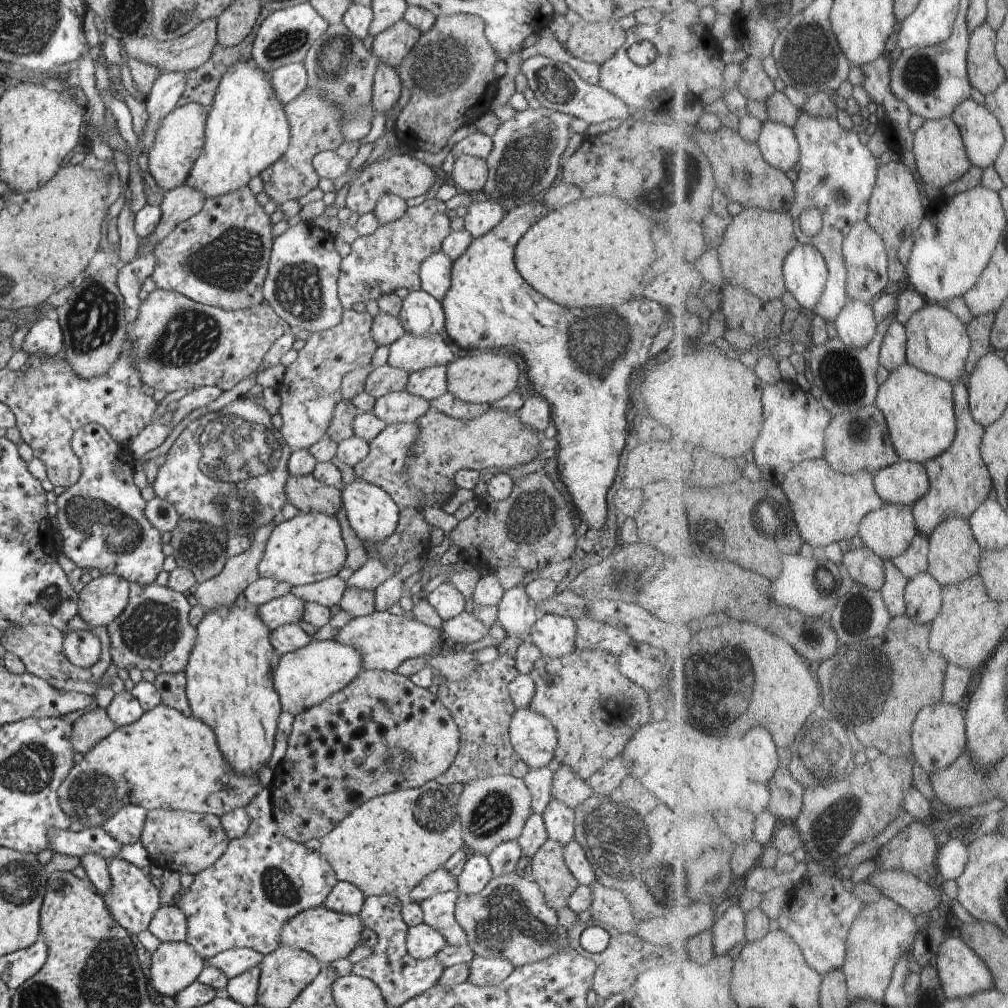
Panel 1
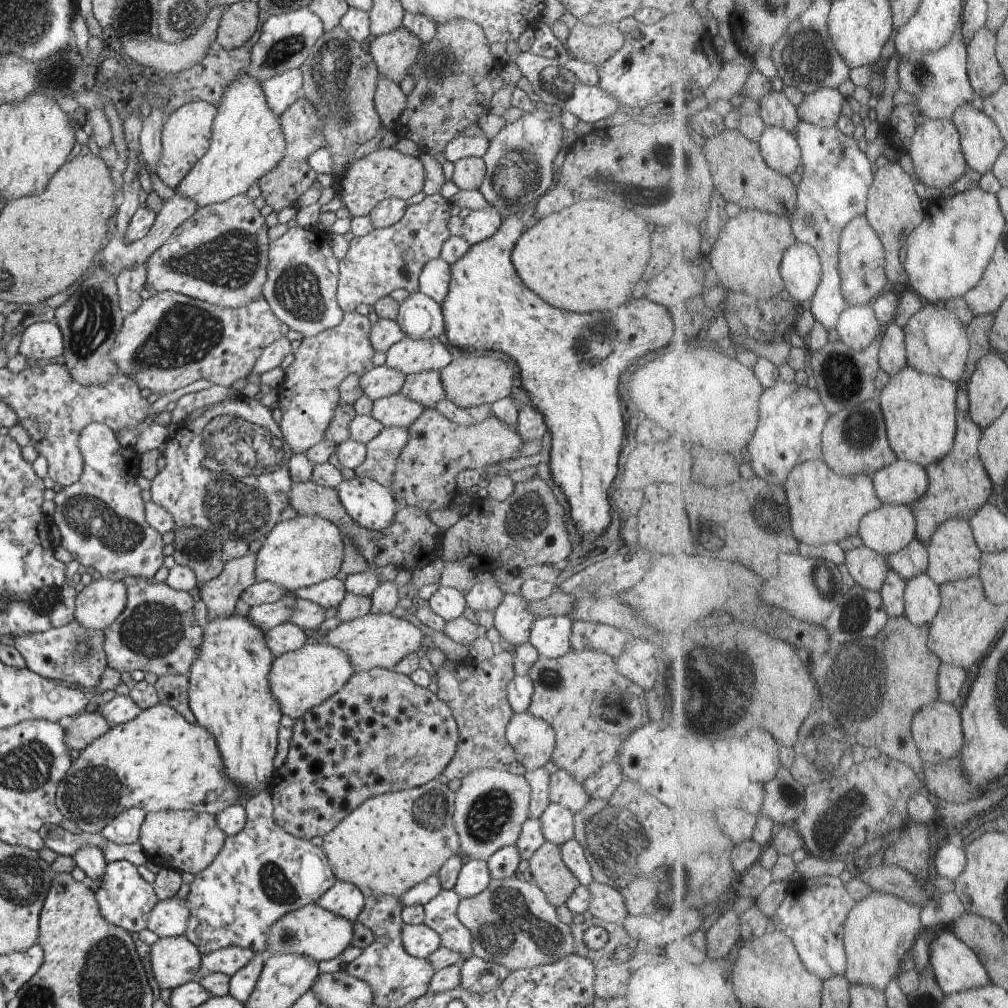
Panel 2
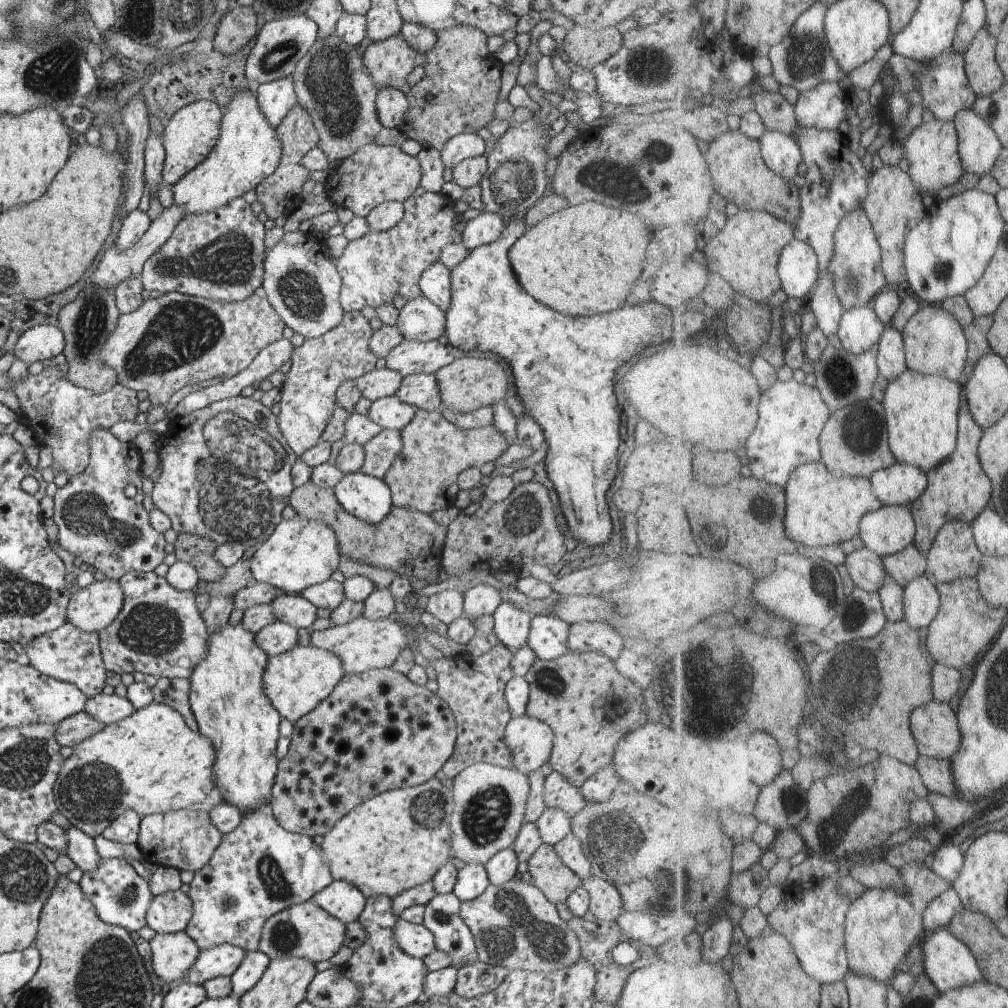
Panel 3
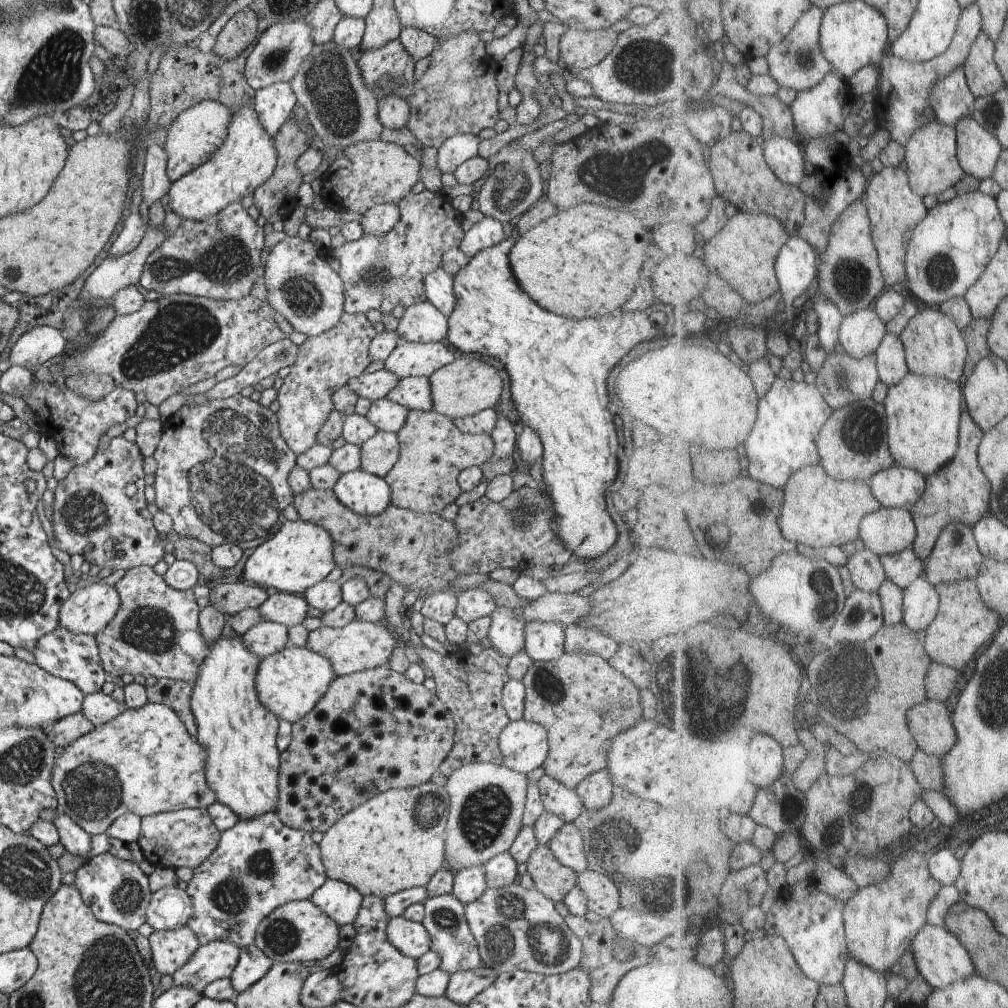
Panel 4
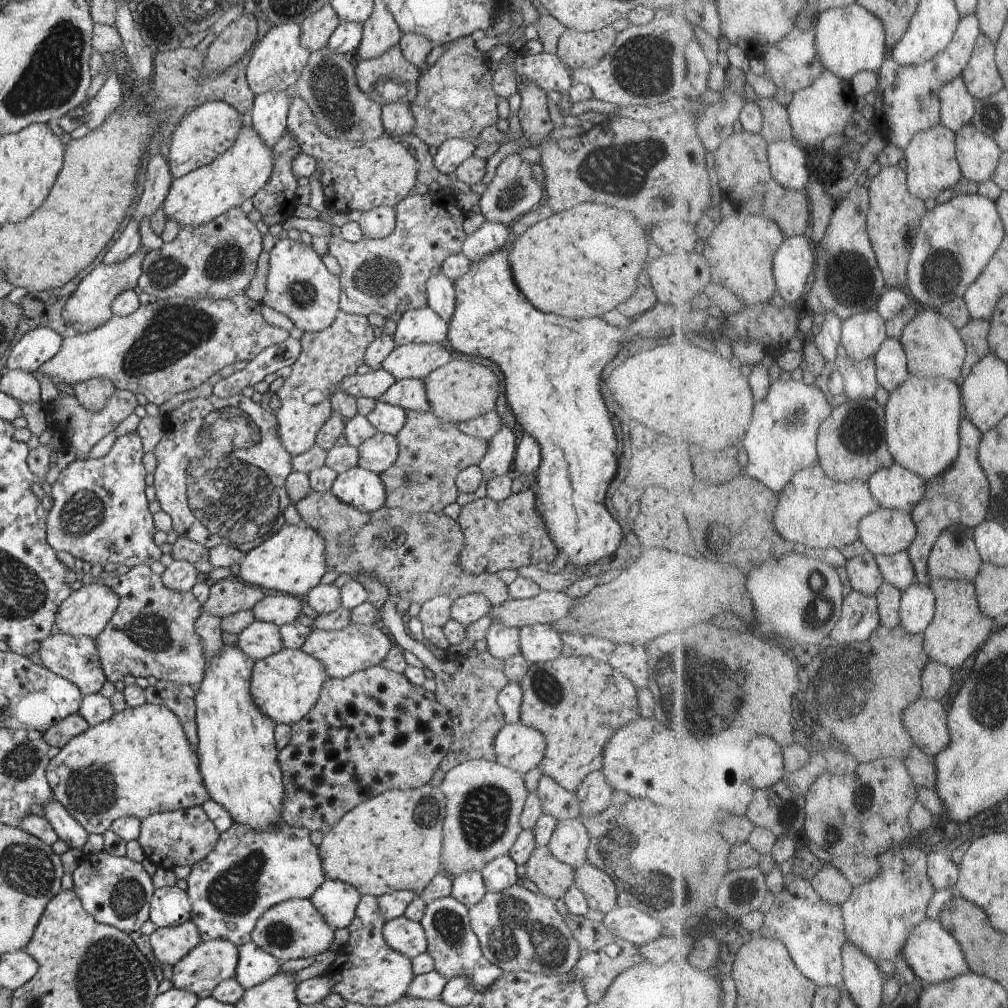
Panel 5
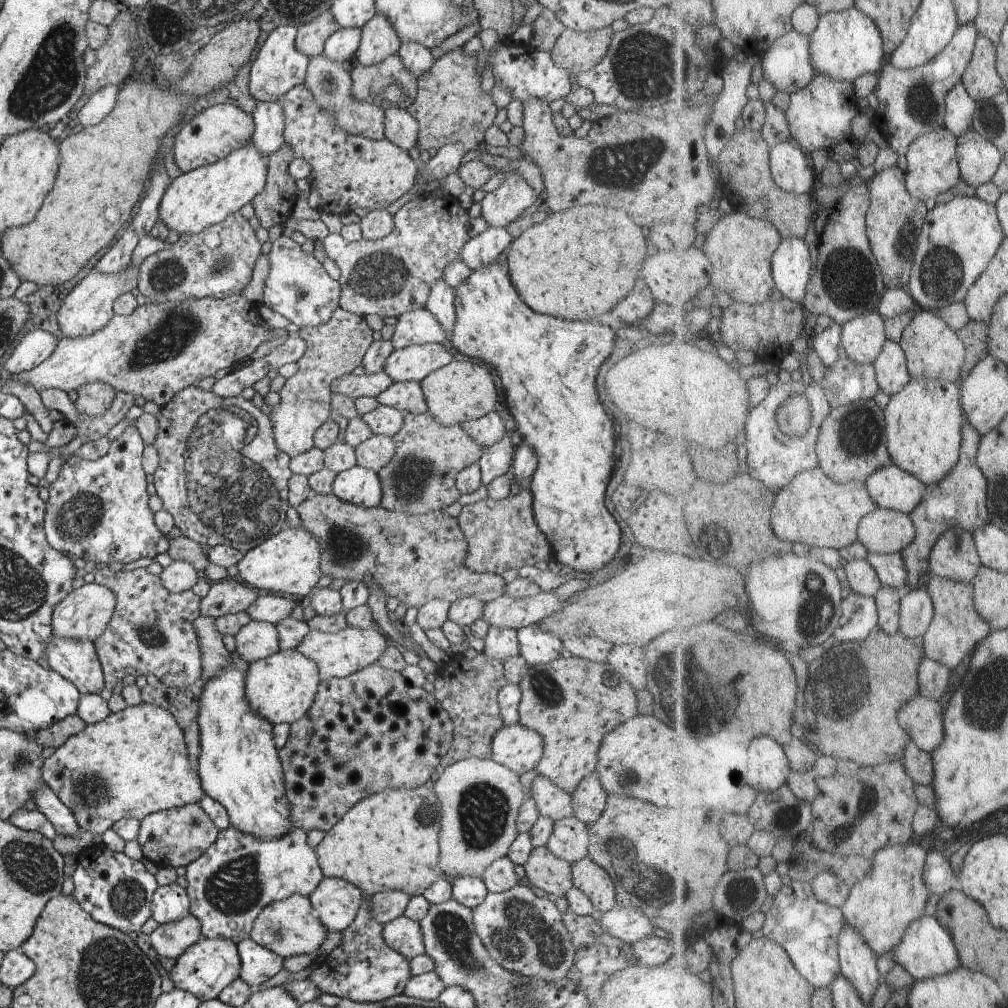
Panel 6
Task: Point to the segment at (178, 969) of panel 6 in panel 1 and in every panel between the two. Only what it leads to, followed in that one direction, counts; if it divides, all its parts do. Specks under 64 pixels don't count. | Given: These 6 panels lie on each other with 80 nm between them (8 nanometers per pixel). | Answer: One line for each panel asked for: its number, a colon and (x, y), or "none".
1: (232, 962)
2: (228, 960)
3: (220, 961)
4: (217, 959)
5: (203, 969)

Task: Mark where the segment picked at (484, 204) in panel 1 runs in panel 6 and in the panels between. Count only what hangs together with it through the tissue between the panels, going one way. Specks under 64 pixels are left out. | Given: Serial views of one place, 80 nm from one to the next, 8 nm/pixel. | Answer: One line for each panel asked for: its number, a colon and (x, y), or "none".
2: (481, 224)
3: (487, 227)
4: (489, 232)
5: (491, 236)
6: (488, 247)

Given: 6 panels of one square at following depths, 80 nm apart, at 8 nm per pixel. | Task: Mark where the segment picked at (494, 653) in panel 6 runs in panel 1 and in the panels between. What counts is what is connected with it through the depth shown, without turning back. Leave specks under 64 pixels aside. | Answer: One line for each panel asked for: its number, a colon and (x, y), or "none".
1: (516, 610)
2: (513, 620)
3: (511, 627)
4: (506, 632)
5: (502, 641)

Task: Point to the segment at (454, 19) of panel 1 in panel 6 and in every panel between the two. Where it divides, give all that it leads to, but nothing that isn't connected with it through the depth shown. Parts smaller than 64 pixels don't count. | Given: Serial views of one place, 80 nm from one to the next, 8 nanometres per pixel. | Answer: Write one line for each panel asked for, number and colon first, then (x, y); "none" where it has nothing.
2: (456, 75)
3: (457, 94)
4: (457, 94)
5: (455, 99)
6: (450, 107)

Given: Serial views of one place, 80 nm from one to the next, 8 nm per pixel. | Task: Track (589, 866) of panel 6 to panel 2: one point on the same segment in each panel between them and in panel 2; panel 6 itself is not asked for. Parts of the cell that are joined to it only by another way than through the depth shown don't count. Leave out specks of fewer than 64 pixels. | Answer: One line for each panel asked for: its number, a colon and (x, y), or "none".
2: (606, 903)
3: (605, 902)
4: (602, 895)
5: (600, 891)

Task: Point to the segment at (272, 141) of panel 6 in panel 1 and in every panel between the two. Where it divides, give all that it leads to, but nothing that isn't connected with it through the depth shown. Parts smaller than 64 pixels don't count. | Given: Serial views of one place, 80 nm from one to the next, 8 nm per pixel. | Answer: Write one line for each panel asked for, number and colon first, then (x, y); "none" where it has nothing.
1: (288, 81)
2: (282, 90)
3: (276, 98)
4: (274, 105)
5: (269, 112)

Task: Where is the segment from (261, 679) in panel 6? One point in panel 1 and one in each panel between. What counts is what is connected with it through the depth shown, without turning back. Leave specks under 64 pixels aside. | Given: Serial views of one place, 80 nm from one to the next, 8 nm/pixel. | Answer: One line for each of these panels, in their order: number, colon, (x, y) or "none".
1: (309, 675)
2: (300, 679)
3: (296, 681)
4: (289, 683)
5: (285, 686)

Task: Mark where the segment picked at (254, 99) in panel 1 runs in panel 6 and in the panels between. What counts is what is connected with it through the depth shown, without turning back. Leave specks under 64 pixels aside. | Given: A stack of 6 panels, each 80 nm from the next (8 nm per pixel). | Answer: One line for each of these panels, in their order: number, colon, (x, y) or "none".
2: (247, 142)
3: (248, 149)
4: (248, 157)
5: (197, 198)
6: (193, 201)

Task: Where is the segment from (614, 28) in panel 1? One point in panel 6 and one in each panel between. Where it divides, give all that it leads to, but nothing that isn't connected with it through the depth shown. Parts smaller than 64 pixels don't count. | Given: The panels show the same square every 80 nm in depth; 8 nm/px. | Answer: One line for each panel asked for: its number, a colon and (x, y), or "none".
2: (588, 44)
3: (582, 47)
4: (579, 50)
5: (576, 50)
6: (575, 51)

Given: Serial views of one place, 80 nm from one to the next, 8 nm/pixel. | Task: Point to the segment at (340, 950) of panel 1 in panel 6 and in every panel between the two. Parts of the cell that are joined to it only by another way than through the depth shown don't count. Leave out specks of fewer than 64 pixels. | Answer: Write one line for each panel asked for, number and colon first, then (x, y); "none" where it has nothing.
2: (311, 931)
3: (305, 931)
4: (298, 930)
5: (294, 929)
6: (289, 927)

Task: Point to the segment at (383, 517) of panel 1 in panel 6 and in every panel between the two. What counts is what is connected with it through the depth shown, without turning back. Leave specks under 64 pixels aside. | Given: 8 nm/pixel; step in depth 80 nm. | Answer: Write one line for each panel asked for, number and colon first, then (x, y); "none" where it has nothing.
2: (371, 505)
3: (369, 498)
4: (367, 494)
5: (360, 487)
6: (358, 485)

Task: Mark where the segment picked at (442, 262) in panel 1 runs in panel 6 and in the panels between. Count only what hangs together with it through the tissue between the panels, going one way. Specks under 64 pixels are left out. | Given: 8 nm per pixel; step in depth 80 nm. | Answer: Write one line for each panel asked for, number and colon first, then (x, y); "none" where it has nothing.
2: (434, 279)
3: (435, 283)
4: (438, 285)
5: (440, 293)
6: (441, 303)

